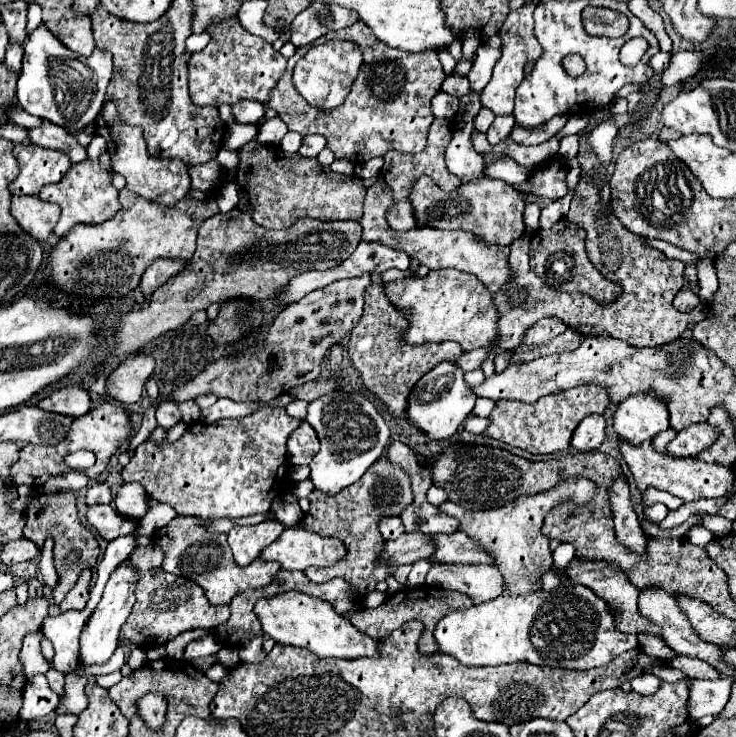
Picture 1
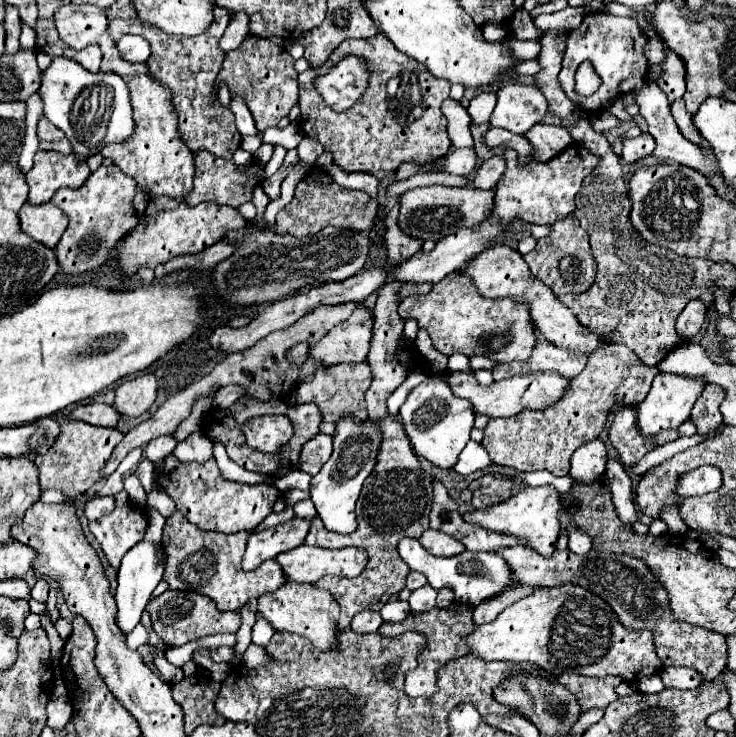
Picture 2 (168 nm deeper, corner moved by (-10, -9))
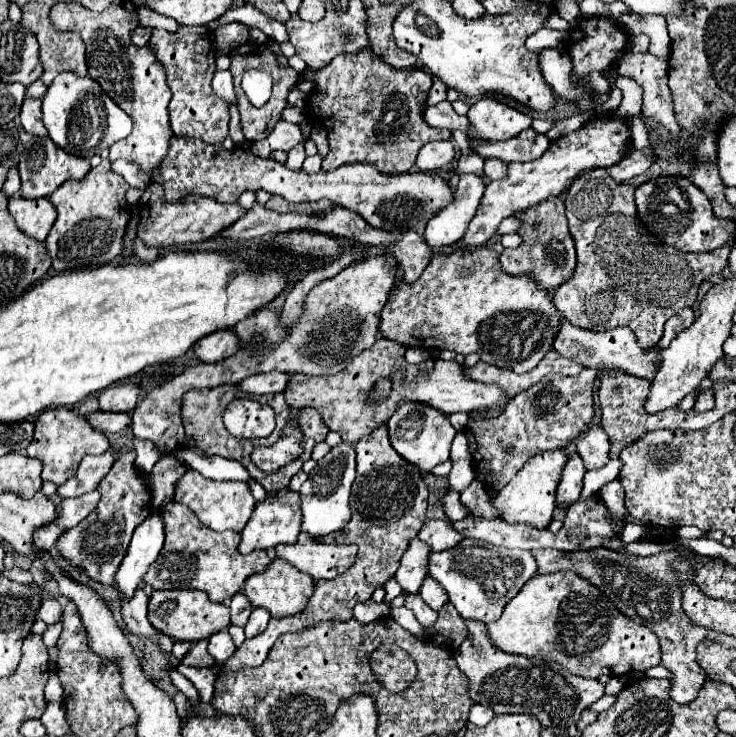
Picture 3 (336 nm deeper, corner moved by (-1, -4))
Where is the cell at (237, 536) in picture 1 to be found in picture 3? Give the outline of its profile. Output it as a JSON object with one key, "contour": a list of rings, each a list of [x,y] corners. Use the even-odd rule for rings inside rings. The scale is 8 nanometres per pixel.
{"contour":[[[282,489],[282,491],[270,491],[264,501],[258,501],[254,507],[254,513],[248,521],[248,525],[242,531],[242,541],[238,551],[242,555],[252,553],[254,549],[270,551],[280,543],[296,543],[300,535],[300,523],[302,523],[302,511],[300,511],[300,493]]]}

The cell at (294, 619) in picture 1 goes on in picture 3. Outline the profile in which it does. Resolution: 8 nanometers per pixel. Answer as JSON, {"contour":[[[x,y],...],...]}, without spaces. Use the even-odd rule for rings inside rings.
{"contour":[[[274,559],[262,573],[254,573],[244,583],[244,595],[250,599],[254,607],[264,607],[270,611],[272,617],[288,617],[302,613],[306,609],[308,597],[314,591],[314,579],[294,565],[284,563],[284,559]]]}

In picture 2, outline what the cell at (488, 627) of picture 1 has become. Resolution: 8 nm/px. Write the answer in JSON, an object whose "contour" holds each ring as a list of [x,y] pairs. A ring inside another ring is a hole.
{"contour":[[[575,584],[535,590],[531,596],[507,606],[491,624],[475,628],[467,636],[467,646],[481,660],[533,662],[555,676],[563,672],[593,678],[613,674],[633,682],[661,670],[651,632],[627,630],[605,600]]]}

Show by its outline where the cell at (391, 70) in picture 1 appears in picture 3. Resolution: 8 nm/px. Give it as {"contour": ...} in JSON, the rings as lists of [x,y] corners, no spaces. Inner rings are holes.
{"contour":[[[362,51],[356,55],[338,55],[324,69],[306,73],[306,79],[312,79],[316,83],[316,87],[312,89],[306,101],[308,119],[310,123],[320,125],[328,131],[330,153],[326,155],[322,163],[322,171],[332,171],[348,163],[368,163],[368,165],[374,165],[382,173],[408,173],[422,145],[430,141],[450,139],[450,131],[434,129],[426,125],[426,121],[422,119],[426,93],[432,85],[432,77],[426,75],[422,69],[396,71],[388,63],[384,63],[380,57],[376,57],[372,51]]]}

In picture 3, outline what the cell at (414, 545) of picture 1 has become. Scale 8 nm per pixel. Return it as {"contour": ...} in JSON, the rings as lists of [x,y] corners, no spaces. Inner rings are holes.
{"contour":[[[442,519],[442,521],[426,521],[424,527],[420,529],[418,537],[432,549],[432,551],[446,551],[454,545],[458,545],[464,537],[454,531],[452,523],[448,519]]]}

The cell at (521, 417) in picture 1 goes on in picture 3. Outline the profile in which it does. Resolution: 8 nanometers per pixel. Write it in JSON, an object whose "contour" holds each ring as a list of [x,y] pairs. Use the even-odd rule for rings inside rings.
{"contour":[[[582,369],[580,375],[576,377],[562,377],[562,375],[544,375],[534,387],[528,387],[526,391],[518,393],[514,401],[504,409],[504,413],[496,419],[470,419],[464,433],[470,441],[470,451],[474,457],[474,469],[480,473],[492,473],[494,479],[488,483],[496,493],[522,469],[522,465],[536,455],[538,451],[546,449],[556,449],[556,447],[566,447],[576,435],[584,431],[584,427],[590,423],[594,409],[592,409],[592,385],[594,379],[598,377],[600,371],[596,369]],[[506,447],[514,447],[512,453],[506,453]]]}

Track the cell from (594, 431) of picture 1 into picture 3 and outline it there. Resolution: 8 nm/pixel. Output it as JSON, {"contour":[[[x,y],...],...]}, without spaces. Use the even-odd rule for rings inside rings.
{"contour":[[[572,453],[564,471],[562,471],[562,479],[560,479],[560,485],[558,485],[558,491],[556,491],[556,505],[560,509],[566,511],[572,503],[576,503],[580,499],[584,473],[586,473],[586,469],[584,469],[580,455]]]}

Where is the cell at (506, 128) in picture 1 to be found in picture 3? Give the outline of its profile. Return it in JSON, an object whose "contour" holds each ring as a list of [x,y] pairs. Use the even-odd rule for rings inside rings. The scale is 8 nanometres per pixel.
{"contour":[[[464,173],[456,185],[454,201],[428,221],[424,231],[426,243],[432,249],[456,245],[466,233],[466,227],[478,209],[482,193],[484,193],[482,179],[478,175]]]}

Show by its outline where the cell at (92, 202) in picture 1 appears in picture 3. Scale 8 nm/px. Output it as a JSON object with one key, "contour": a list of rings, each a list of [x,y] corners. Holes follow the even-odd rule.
{"contour":[[[102,161],[82,181],[66,181],[52,195],[58,219],[50,229],[44,245],[52,257],[52,267],[62,271],[96,269],[122,253],[122,237],[130,221],[124,195],[128,183],[110,169],[110,161]]]}

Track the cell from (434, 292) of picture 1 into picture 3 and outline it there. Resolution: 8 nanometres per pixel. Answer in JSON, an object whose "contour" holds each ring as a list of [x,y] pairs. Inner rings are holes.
{"contour":[[[476,247],[472,251],[456,249],[450,255],[438,255],[430,261],[424,273],[414,281],[400,281],[388,295],[388,303],[382,309],[380,333],[384,339],[402,343],[404,347],[420,349],[448,349],[454,353],[478,353],[484,363],[510,369],[516,373],[532,371],[540,359],[552,351],[554,335],[558,335],[558,323],[562,315],[554,307],[554,299],[546,289],[540,289],[530,275],[508,275],[500,267],[498,253],[488,247]]]}

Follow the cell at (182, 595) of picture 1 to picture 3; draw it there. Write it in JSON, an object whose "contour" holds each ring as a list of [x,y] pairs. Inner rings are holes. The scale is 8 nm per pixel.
{"contour":[[[172,589],[172,591],[152,591],[148,605],[150,623],[164,635],[178,641],[200,641],[226,629],[230,625],[230,609],[222,603],[212,603],[206,593],[194,589]]]}

